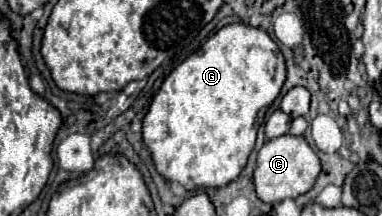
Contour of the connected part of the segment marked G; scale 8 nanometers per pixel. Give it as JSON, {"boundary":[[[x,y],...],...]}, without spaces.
{"boundary":[[[241,22],[223,26],[223,28],[221,28],[217,34],[213,34],[195,54],[191,54],[187,60],[183,60],[183,62],[165,78],[165,82],[161,84],[157,96],[155,96],[153,102],[151,102],[151,108],[149,108],[149,112],[147,112],[145,120],[143,120],[143,142],[147,144],[147,148],[149,148],[151,154],[153,154],[153,162],[155,162],[157,172],[159,172],[163,178],[167,178],[169,182],[179,182],[179,184],[185,186],[187,190],[193,190],[193,188],[209,188],[209,186],[219,188],[219,186],[225,186],[225,184],[229,184],[231,180],[235,180],[235,178],[241,174],[241,170],[245,168],[251,150],[255,148],[255,136],[257,136],[257,124],[255,124],[255,122],[257,122],[259,110],[269,108],[269,106],[275,102],[275,98],[281,94],[281,88],[283,88],[285,80],[287,80],[285,58],[283,58],[279,46],[269,38],[269,34],[267,34],[265,30],[253,28],[253,26],[247,26],[247,24],[241,24]]]}

